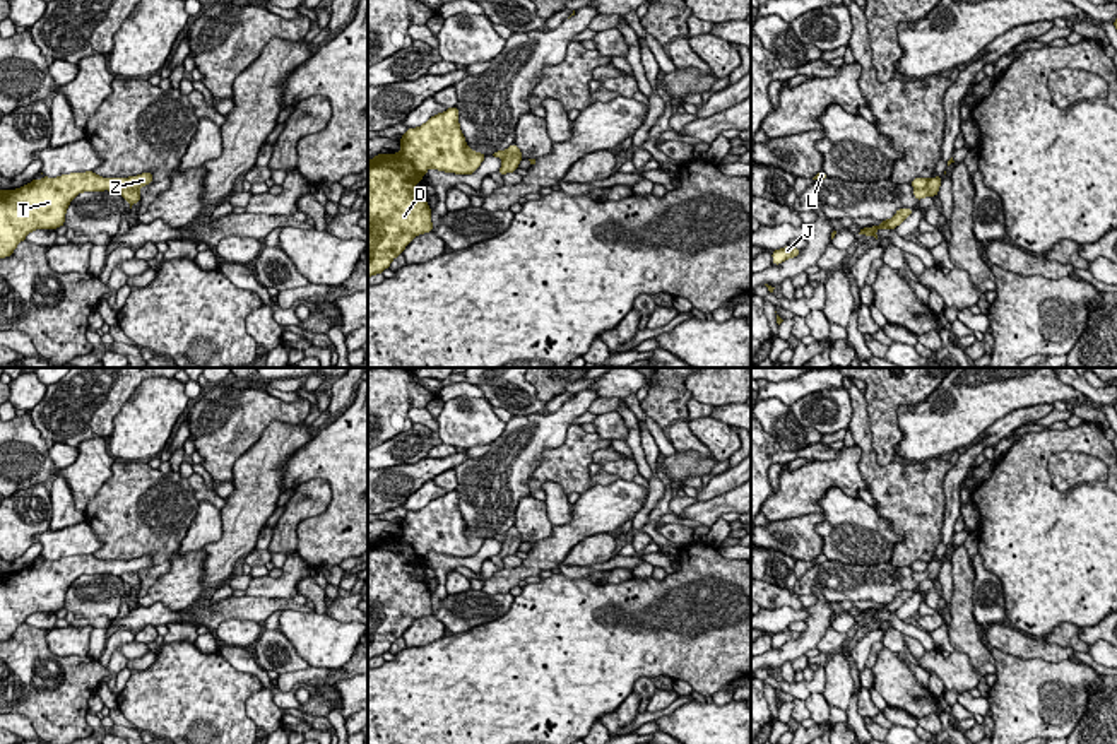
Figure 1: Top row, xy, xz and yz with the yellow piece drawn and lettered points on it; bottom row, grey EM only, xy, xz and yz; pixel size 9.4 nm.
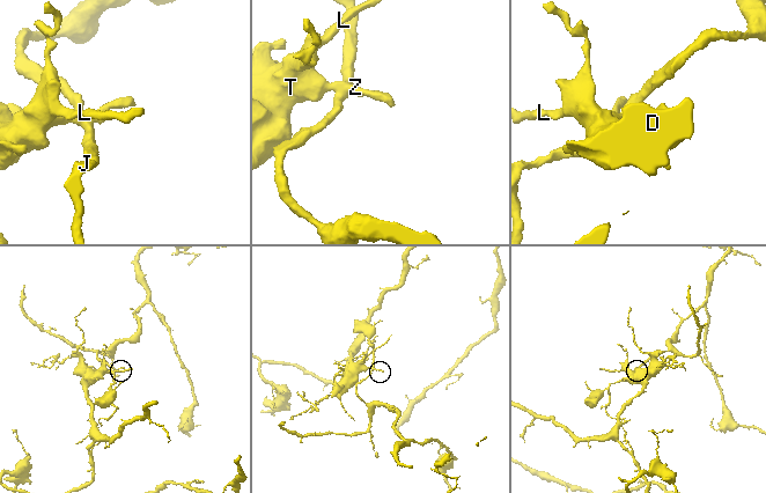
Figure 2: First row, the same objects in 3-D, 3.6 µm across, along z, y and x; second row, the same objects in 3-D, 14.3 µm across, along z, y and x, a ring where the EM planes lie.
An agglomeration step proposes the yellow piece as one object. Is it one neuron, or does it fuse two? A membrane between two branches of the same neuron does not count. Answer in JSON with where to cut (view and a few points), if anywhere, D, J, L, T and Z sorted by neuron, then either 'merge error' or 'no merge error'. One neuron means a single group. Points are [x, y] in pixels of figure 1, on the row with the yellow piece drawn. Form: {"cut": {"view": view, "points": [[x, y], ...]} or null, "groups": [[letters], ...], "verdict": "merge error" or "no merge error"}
{"cut": {"view": "xy", "points": [[137, 188], [125, 188], [120, 194]]}, "groups": [["D", "L", "T", "Z"], ["J"]], "verdict": "merge error"}

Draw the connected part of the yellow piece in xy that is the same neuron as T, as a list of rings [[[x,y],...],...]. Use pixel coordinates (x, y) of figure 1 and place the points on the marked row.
[[[94,171],[70,173],[58,178],[36,178],[17,188],[0,190],[0,258],[10,257],[15,246],[34,229],[56,229],[65,224],[72,198],[82,192],[116,192],[152,183],[151,171],[128,178],[101,178]]]

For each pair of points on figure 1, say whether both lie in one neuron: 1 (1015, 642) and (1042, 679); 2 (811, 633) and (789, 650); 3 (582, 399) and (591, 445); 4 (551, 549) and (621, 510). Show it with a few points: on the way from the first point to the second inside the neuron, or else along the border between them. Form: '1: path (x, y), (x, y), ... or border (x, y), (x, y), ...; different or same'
1: border (992, 647), (1020, 657), (1068, 659); different
2: path (806, 638), (794, 649); same
3: border (572, 423), (567, 438), (543, 452); different
4: path (568, 536), (597, 510), (604, 510); same

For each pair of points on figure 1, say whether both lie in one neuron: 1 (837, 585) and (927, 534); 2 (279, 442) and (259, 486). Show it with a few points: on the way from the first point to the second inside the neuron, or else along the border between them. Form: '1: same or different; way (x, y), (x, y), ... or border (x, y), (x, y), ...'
1: different; border (890, 561), (895, 566), (910, 568)
2: same; way (271, 452), (259, 476)

